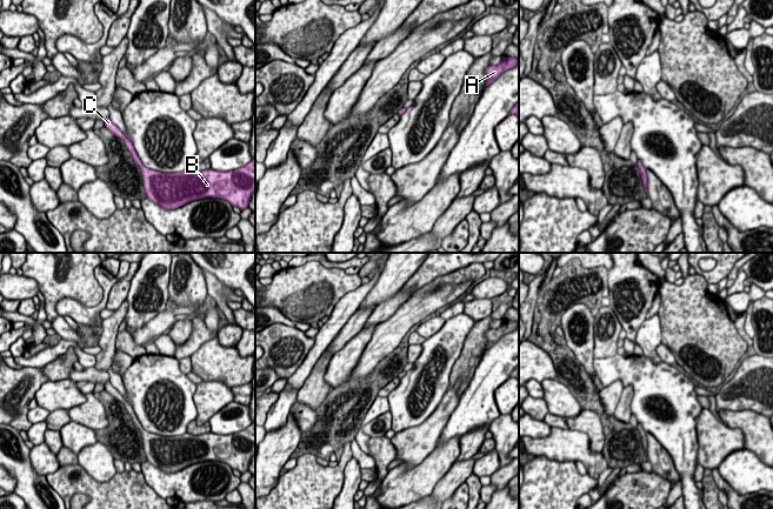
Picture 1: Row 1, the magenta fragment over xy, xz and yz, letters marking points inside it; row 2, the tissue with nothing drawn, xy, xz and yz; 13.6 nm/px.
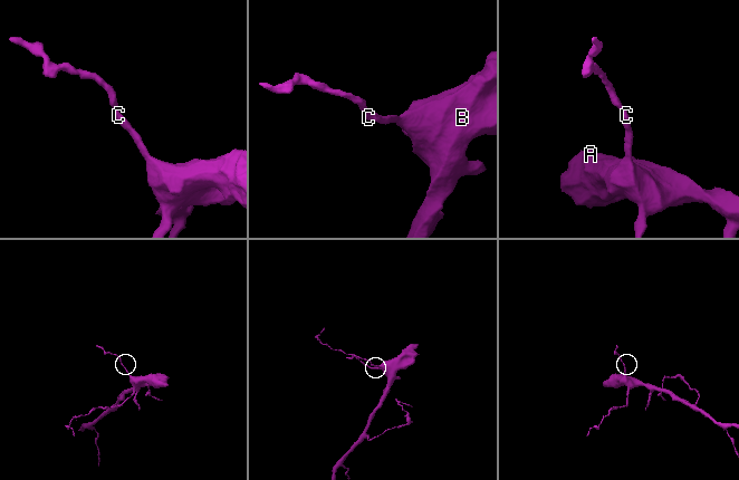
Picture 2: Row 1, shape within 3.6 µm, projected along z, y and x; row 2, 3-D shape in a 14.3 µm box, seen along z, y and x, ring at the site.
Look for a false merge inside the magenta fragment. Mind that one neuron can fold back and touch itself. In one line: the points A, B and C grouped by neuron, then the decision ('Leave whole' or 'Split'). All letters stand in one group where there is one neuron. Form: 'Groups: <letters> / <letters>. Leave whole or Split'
Groups: A B C. Leave whole

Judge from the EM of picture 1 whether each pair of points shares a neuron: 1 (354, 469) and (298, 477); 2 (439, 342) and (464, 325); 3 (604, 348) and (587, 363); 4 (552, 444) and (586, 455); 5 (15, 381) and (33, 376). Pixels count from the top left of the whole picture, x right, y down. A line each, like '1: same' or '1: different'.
1: different
2: same
3: different
4: same
5: same

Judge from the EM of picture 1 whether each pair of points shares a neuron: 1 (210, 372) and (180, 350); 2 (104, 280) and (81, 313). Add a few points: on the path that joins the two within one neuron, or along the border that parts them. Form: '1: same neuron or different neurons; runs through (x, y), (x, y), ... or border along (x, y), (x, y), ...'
1: different neurons; border along (212, 339), (204, 342), (190, 356)
2: same neuron; runs through (106, 290), (104, 302), (92, 312)

